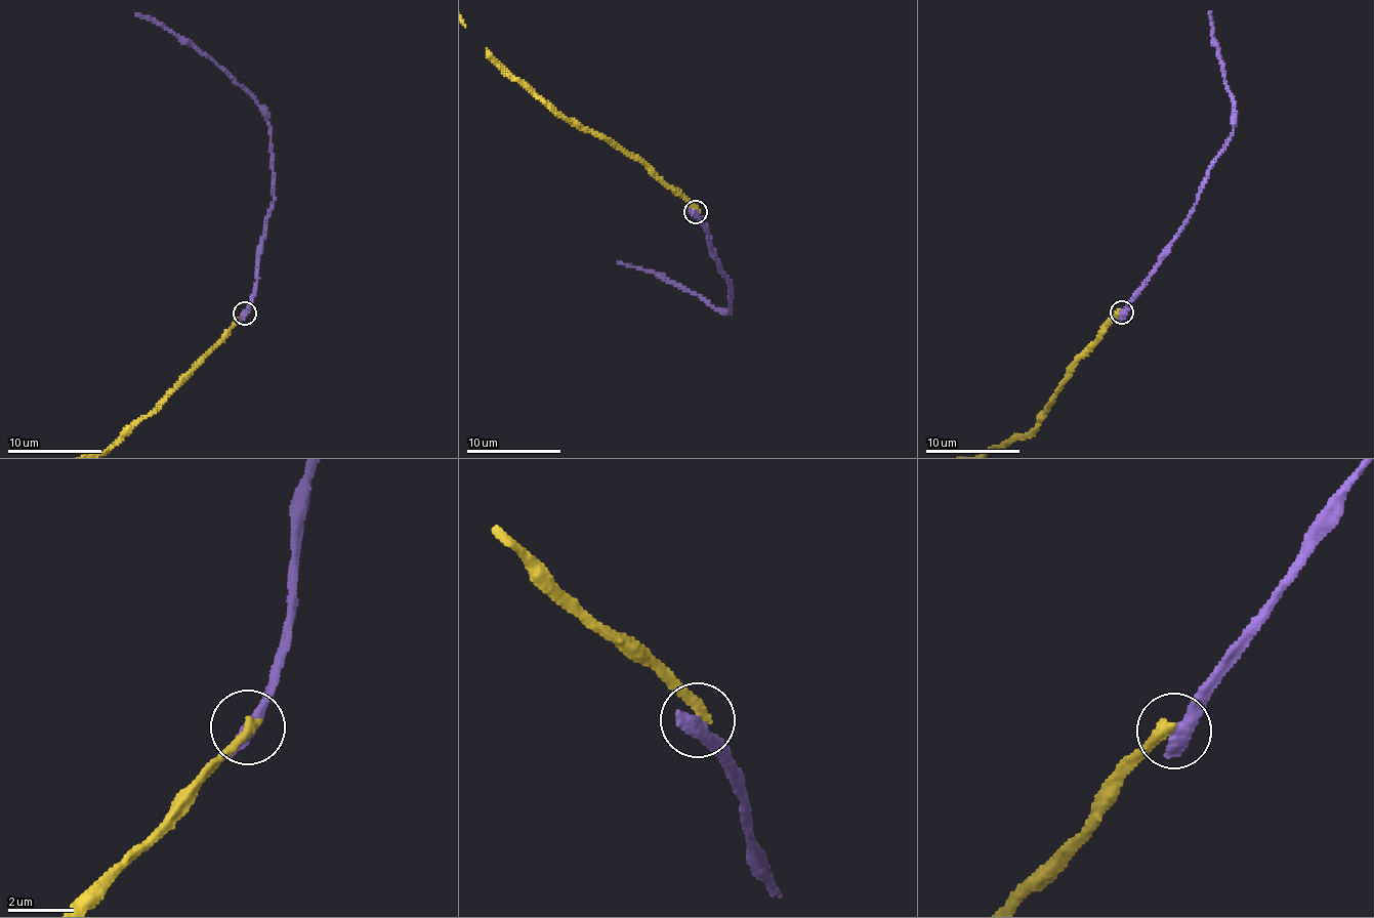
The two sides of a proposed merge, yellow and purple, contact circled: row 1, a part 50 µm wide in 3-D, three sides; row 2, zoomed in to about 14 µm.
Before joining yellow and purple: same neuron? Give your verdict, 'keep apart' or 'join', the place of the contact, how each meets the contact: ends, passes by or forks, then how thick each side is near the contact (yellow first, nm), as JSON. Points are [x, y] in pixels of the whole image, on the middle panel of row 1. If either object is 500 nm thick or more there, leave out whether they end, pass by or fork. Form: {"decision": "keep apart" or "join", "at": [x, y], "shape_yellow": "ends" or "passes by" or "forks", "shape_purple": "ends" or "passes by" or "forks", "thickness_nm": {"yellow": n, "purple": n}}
{"decision": "keep apart", "at": [696, 212], "thickness_nm": {"yellow": 340, "purple": 550}}

